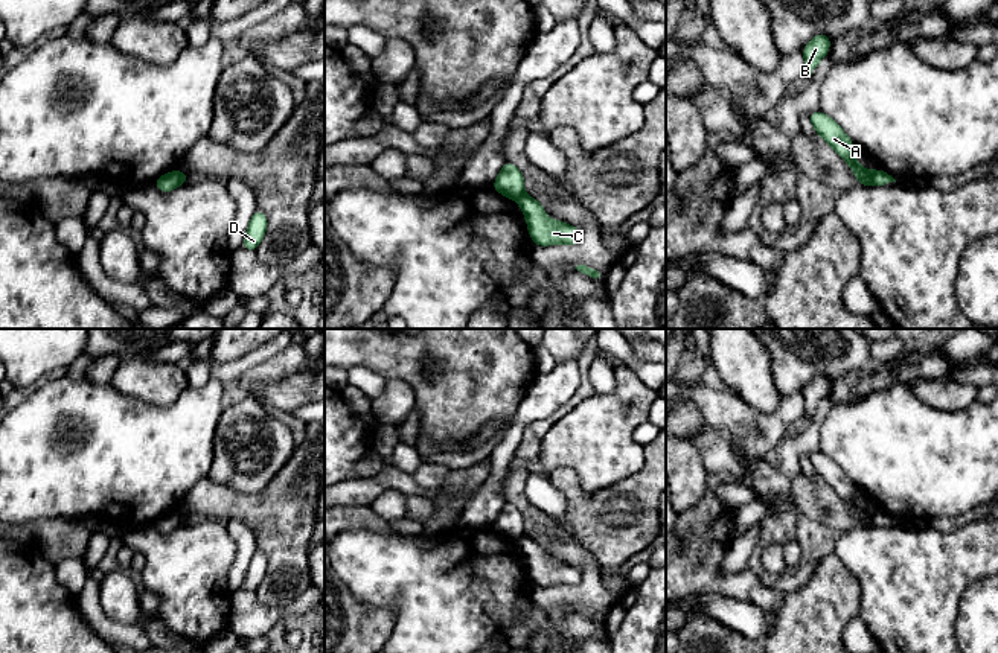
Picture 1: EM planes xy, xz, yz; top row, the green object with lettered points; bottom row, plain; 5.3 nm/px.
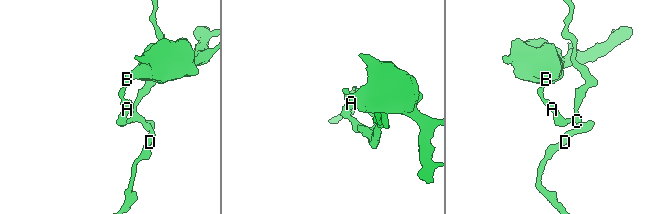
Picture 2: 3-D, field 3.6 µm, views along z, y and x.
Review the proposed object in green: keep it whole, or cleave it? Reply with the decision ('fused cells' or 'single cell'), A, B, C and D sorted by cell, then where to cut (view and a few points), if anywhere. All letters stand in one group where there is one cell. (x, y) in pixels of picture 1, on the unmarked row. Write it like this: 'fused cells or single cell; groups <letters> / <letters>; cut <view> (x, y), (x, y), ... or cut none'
fused cells; groups A B / C D; cut yz (872, 512), (875, 524)

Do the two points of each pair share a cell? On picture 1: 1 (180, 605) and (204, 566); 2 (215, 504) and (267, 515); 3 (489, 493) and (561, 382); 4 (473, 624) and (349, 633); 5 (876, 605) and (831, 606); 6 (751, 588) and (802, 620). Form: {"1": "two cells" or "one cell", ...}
{"1": "one cell", "2": "one cell", "3": "one cell", "4": "two cells", "5": "two cells", "6": "two cells"}

